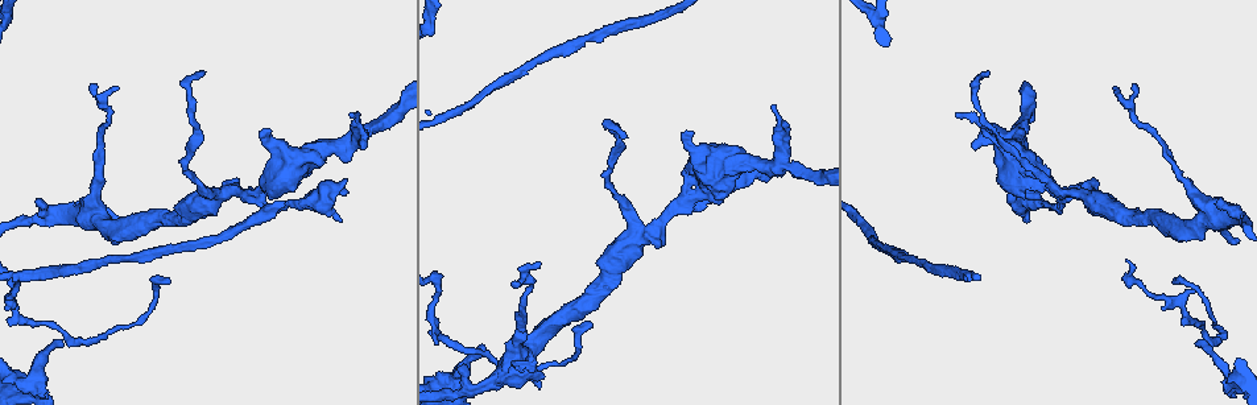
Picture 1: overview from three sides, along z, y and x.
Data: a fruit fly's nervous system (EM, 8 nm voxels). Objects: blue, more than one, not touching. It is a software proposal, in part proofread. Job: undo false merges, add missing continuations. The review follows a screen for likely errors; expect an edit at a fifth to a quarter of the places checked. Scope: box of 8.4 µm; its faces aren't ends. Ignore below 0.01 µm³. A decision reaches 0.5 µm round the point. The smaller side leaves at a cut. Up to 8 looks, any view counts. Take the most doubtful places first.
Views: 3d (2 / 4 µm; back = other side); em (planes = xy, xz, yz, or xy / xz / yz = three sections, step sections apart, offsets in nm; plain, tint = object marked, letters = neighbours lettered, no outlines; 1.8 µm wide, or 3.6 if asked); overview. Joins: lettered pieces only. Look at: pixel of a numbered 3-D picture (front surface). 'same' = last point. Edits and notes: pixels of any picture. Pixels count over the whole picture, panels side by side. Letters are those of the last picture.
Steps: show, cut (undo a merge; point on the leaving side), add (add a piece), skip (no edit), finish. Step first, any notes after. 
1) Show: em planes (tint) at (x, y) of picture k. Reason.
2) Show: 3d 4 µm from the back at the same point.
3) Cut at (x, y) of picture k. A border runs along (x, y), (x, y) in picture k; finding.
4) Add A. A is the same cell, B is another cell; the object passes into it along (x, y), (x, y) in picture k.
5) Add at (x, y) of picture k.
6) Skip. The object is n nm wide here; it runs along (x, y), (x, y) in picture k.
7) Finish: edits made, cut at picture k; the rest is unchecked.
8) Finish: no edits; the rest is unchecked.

Show: em planes (letters) at (675, 207) of picture 1. Arms part here.

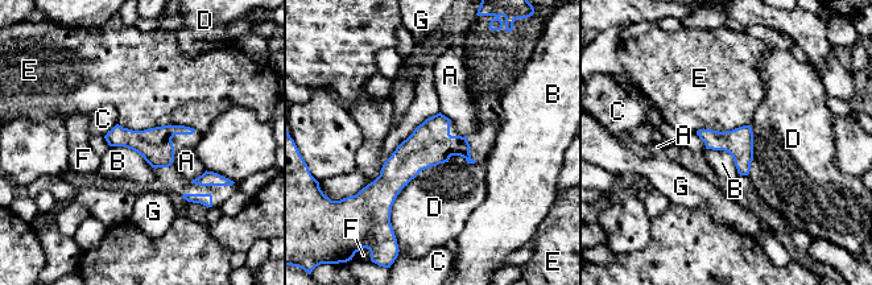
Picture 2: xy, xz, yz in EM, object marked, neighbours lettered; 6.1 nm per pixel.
Skip. A, B, C, D, E, F and G are other cells; a border runs along (111, 145), (136, 151), (155, 169) in picture 2; one neuron here.

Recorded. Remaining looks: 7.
Show: 3d 2 µm from the back at (524, 353) of picture 1. Sharp bend.

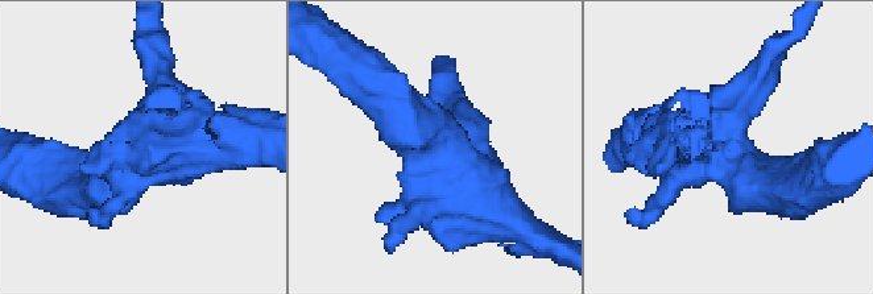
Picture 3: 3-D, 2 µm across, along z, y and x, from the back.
Show: em xz step 16 (tint) at (731, 152) of picture 3. Need the tissue.

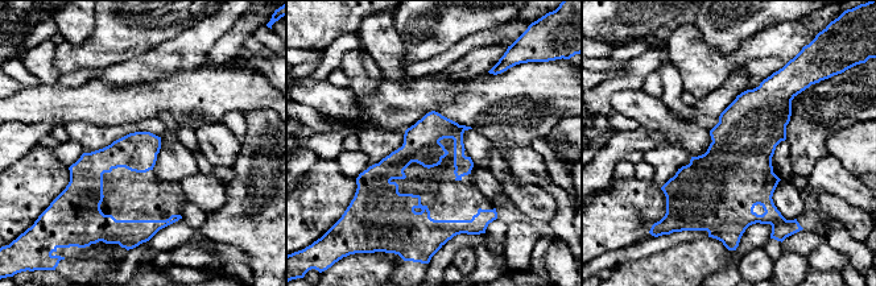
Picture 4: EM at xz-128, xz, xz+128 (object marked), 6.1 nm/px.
Show: em planes (letters) at the same point. Cut it another way.

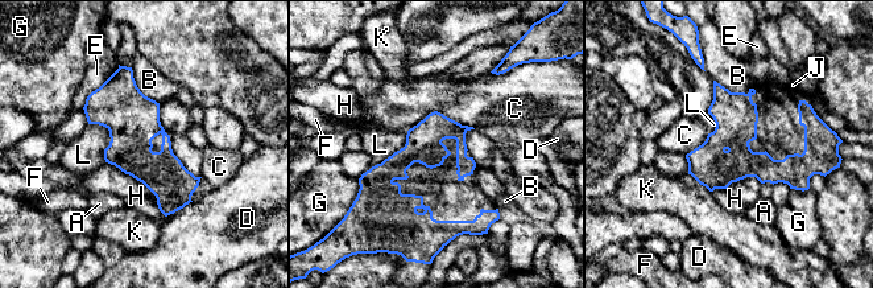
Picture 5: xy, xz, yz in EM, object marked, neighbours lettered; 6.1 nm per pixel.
Skip. The object is 220 nm wide here; A, B, C, D, E, F, G, H, J, K and L are other cells; a border runs along (89, 123), (108, 131), (106, 161) in picture 5; one neuron here.

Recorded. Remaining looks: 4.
Show: 3d 2 µm at (782, 165) of picture 1. Abrupt turn.

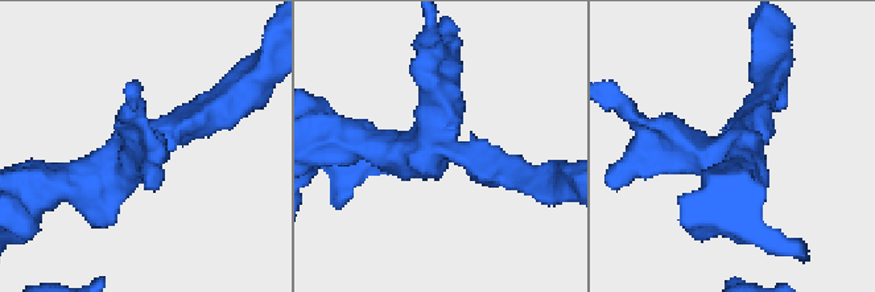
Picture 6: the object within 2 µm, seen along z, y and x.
Show: em yz step 8 (letters) at (434, 147) of picture 6. Shape alone is not enough.

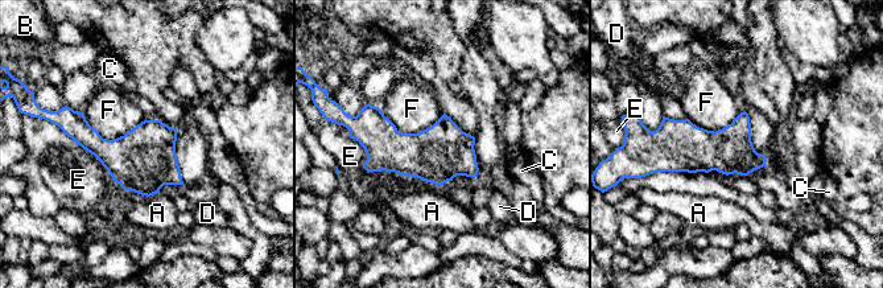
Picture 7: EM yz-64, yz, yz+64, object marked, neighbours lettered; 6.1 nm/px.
Skip. A, B, C, D, E and F are other cells; all the same neuron.

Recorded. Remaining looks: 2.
Show: 3d 2 µm at (64, 339) of picture 1. Three arms meet.

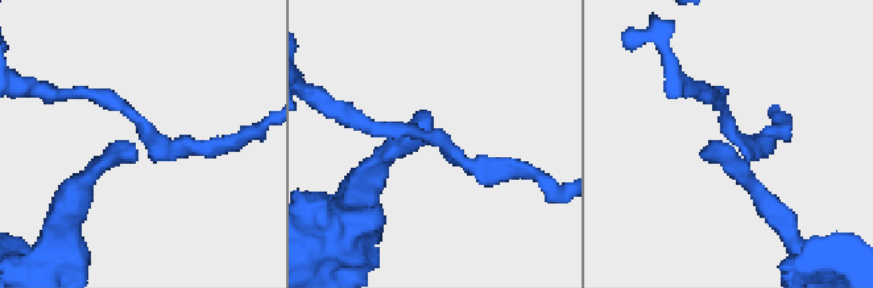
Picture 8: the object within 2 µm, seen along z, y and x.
Show: em planes (letters) at (720, 144) of picture 8. 3 arms meet here.

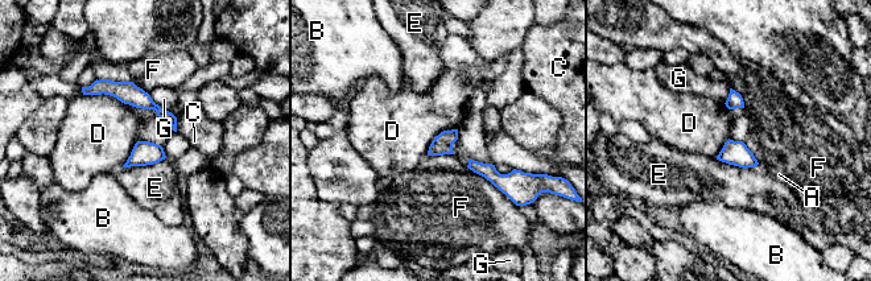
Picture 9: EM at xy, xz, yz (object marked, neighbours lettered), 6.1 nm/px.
Cut at (127, 93) of picture 9. The object is 120 nm wide here; A, B, C, D, E, F and G are other cells; a border runs along (100, 79), (104, 83), (103, 93) in picture 9; two neurons meet here.

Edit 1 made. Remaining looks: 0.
Finish: edits made, cut at picture 9; the rest is unchecked.

